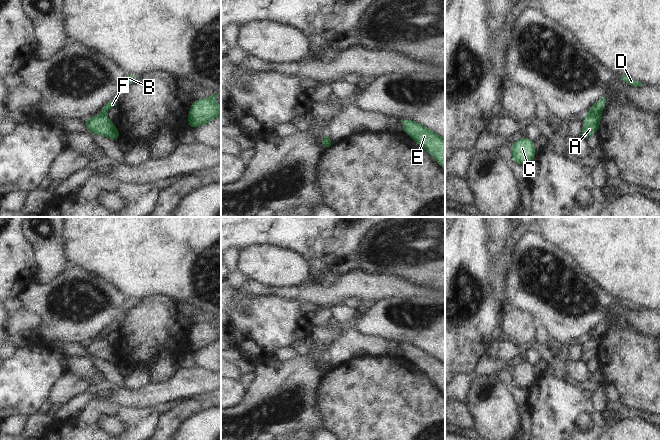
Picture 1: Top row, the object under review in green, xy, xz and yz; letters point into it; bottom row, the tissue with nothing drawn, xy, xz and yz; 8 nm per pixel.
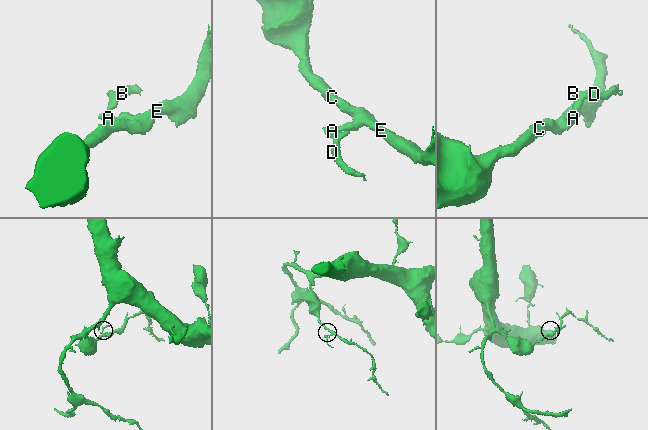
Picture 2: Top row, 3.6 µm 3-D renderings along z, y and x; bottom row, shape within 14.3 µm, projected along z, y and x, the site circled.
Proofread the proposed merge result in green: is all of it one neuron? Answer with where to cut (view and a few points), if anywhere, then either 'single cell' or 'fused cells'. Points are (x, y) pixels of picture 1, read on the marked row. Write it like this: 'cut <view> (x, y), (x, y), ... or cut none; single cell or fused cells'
cut yz (589, 112), (599, 114); fused cells

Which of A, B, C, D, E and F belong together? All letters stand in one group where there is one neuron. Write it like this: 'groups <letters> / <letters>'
groups A C E / B D F

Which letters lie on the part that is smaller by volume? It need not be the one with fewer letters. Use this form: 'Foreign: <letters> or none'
Foreign: B, D, F

